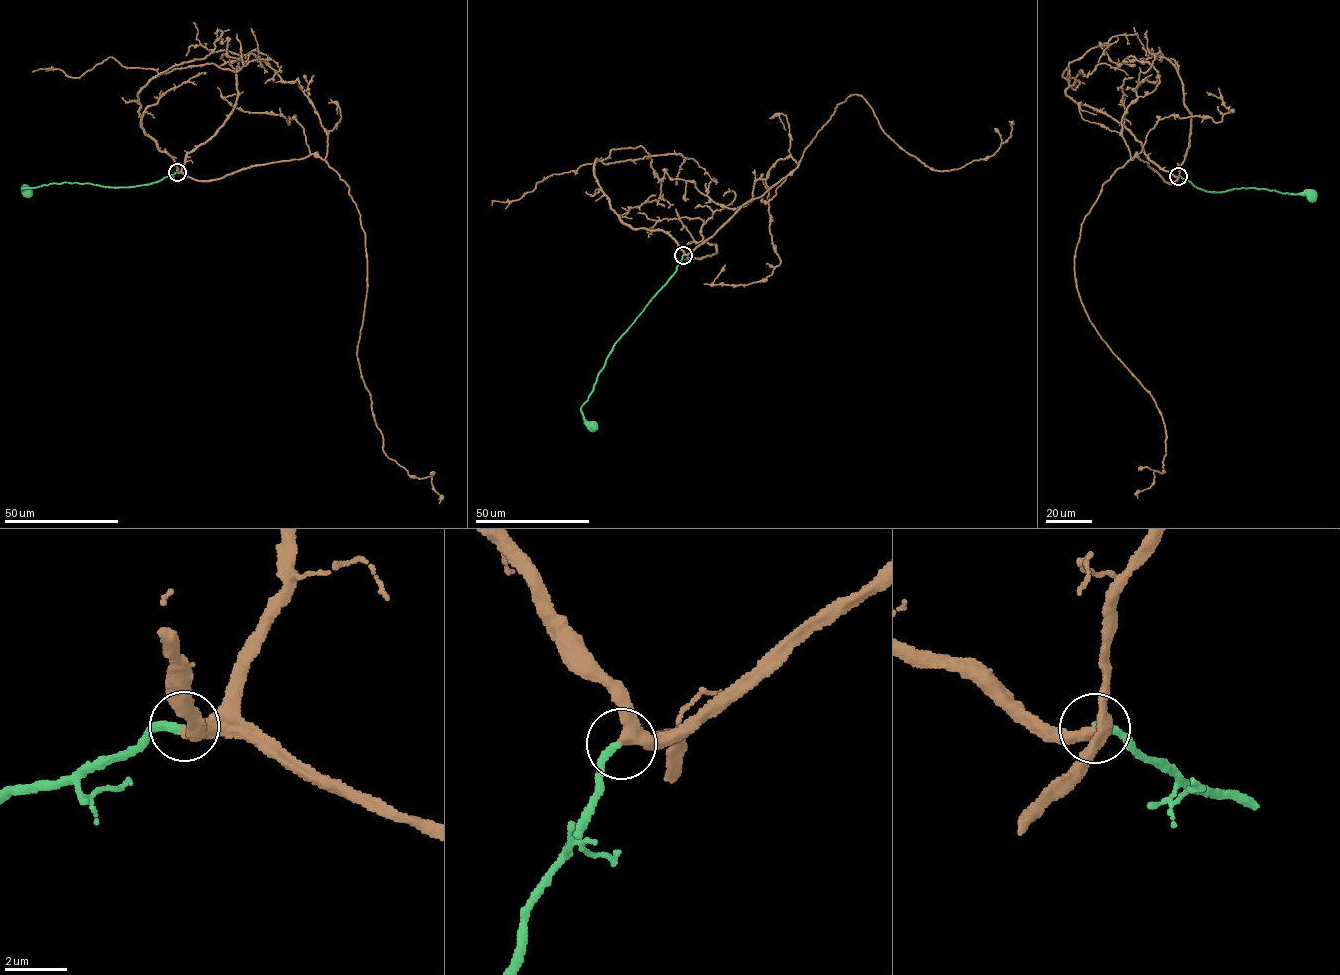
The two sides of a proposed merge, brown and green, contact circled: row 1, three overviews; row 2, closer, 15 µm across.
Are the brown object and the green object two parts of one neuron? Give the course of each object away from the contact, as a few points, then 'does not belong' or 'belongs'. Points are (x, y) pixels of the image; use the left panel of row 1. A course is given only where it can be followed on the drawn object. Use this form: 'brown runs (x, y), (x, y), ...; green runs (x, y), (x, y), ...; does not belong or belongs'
brown runs (177, 172), (213, 180), (315, 154), (344, 181), (367, 259), (356, 355), (383, 452), (431, 476), (439, 503); green runs (177, 172), (150, 184), (109, 187), (66, 182), (21, 189), (27, 192); belongs

